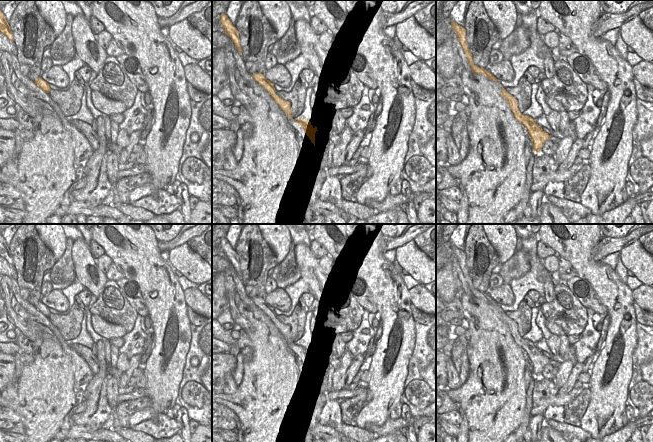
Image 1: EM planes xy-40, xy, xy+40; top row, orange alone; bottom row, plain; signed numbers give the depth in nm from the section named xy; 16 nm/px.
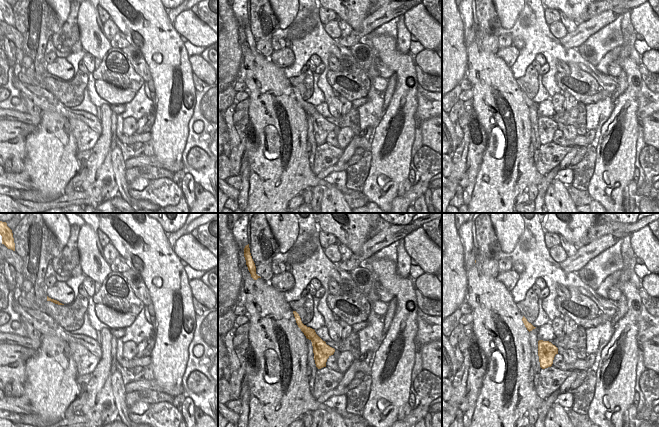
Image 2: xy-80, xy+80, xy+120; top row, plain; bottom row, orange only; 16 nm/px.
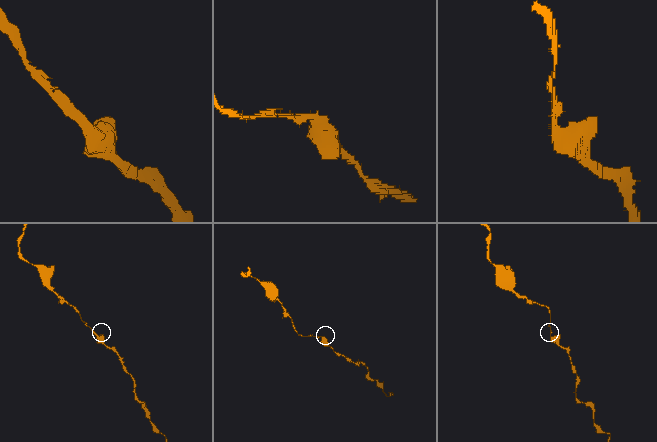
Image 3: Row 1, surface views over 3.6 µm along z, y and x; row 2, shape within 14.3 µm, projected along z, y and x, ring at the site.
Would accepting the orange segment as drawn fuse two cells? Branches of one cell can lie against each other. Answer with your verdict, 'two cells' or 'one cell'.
one cell

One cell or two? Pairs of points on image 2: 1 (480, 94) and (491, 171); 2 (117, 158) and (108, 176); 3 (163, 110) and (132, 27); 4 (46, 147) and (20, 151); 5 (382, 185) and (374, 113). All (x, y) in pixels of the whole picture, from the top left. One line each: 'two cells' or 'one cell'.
1: one cell
2: two cells
3: one cell
4: two cells
5: two cells

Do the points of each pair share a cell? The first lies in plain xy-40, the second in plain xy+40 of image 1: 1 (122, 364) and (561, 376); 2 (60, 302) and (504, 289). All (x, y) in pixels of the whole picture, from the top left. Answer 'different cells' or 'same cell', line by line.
1: same cell
2: same cell

